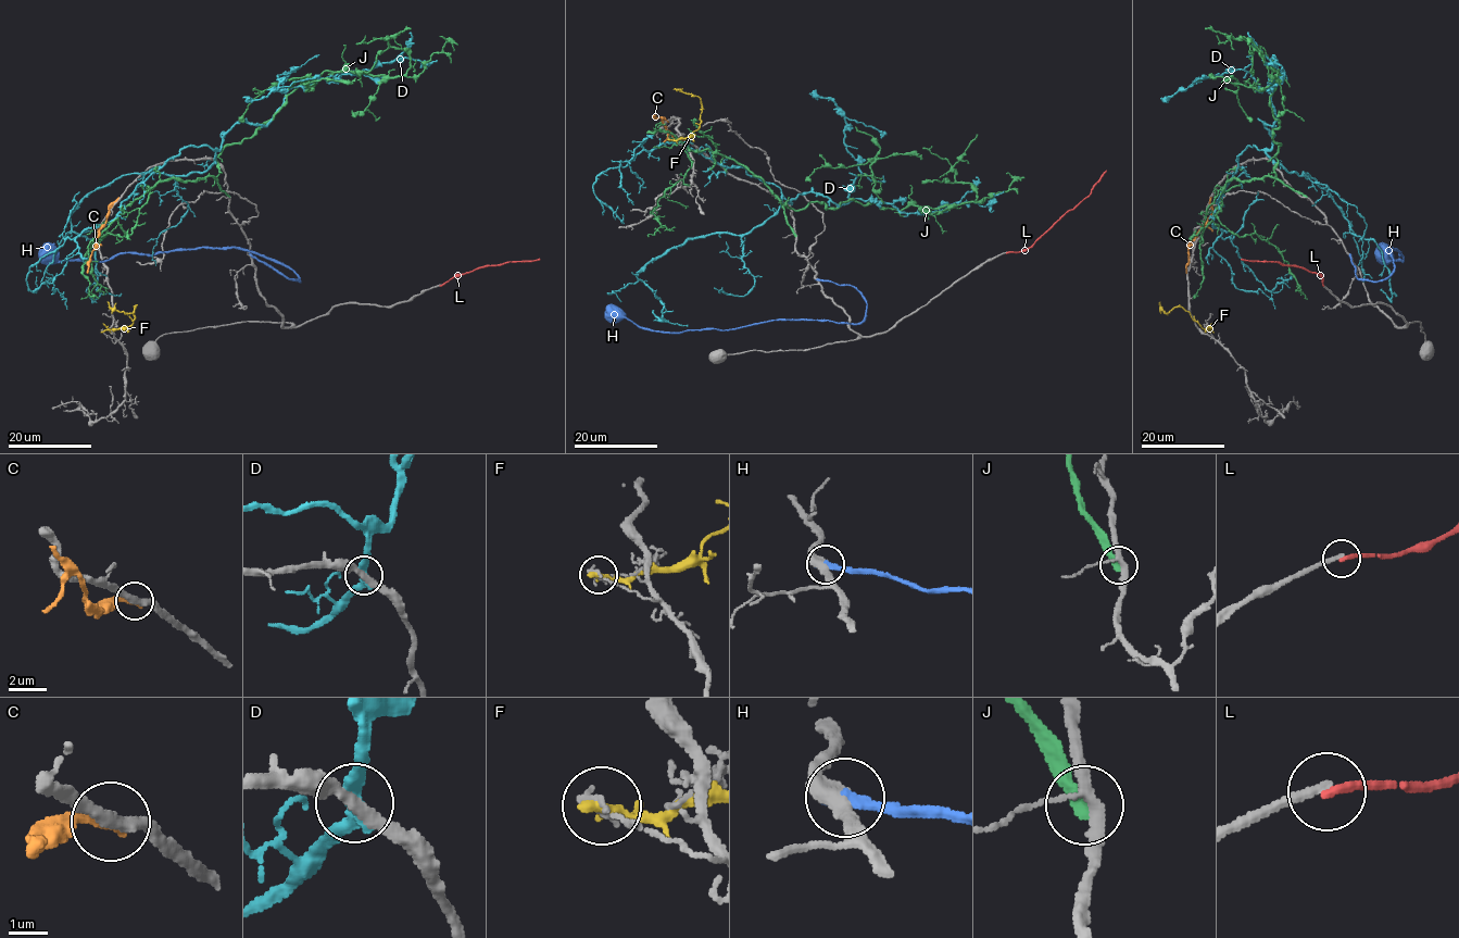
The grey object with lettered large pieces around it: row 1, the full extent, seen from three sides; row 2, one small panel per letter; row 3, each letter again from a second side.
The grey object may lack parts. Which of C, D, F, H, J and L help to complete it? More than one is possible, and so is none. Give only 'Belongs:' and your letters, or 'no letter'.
Belongs: no letter

